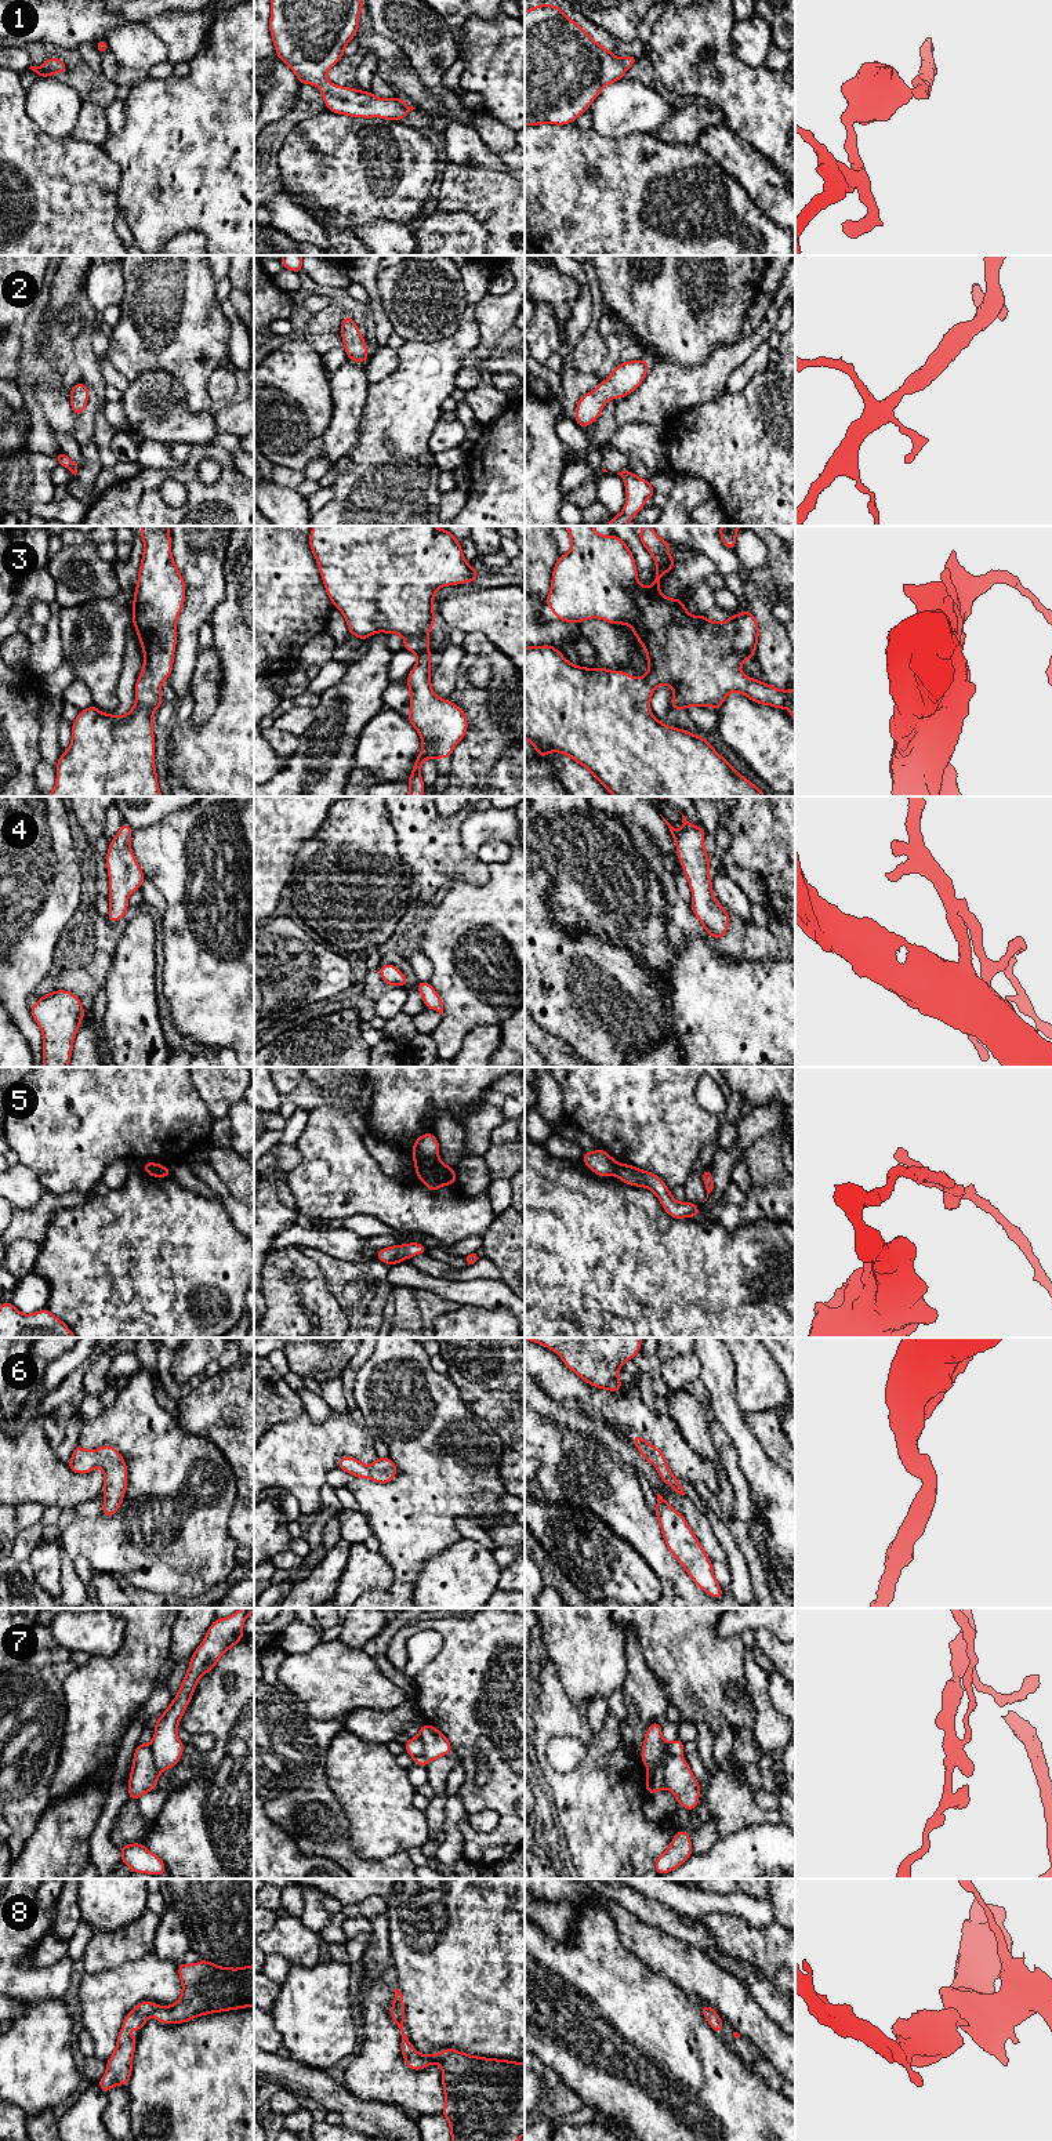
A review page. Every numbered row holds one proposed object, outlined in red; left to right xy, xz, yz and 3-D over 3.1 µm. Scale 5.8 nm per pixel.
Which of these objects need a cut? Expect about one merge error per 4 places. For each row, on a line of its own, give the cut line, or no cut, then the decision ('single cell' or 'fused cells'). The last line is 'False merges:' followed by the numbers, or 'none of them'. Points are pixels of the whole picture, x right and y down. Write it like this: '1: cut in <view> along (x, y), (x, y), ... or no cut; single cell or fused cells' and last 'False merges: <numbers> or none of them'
1: no cut; single cell
2: no cut; single cell
3: no cut; single cell
4: no cut; single cell
5: cut in xz along (438, 1157), (414, 1161); fused cells
6: no cut; single cell
7: no cut; single cell
8: no cut; single cell
False merges: 5

